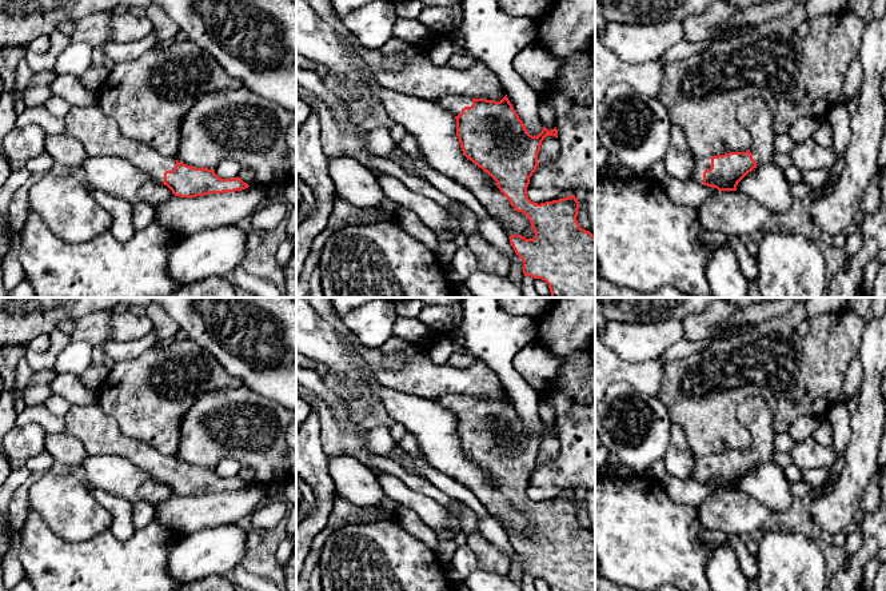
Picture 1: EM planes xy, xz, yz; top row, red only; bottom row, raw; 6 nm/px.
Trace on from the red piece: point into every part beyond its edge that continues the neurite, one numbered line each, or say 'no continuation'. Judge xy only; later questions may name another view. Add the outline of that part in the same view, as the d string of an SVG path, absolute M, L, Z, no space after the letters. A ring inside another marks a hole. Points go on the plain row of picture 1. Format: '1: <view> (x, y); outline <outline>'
1: xy (99, 432); outline M97 404L72 406L64 416L64 434L79 439L88 455L116 455L127 459L159 482L164 471L176 464L175 456L165 456L147 443L125 436L117 422Z

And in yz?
1: yz (703, 462); outline M695 455L695 464L694 464L691 476L697 482L703 483L703 471L710 467L711 467L711 456L710 455L702 455L702 456Z

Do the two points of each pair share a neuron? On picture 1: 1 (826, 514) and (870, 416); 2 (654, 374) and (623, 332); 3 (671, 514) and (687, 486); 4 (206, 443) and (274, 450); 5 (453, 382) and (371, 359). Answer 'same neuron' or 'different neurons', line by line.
1: same neuron
2: different neurons
3: different neurons
4: same neuron
5: same neuron

